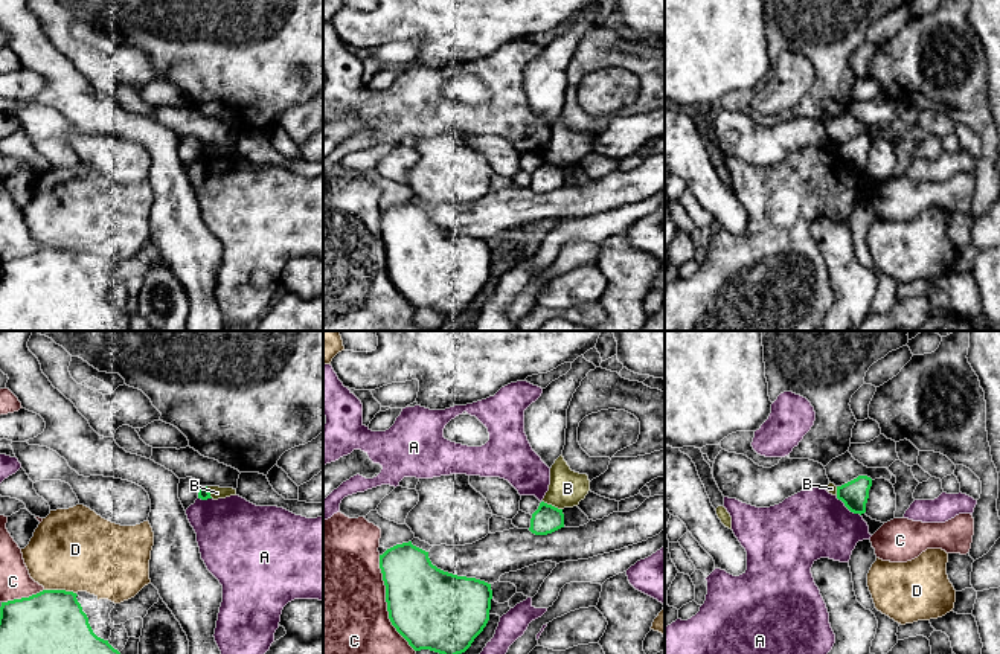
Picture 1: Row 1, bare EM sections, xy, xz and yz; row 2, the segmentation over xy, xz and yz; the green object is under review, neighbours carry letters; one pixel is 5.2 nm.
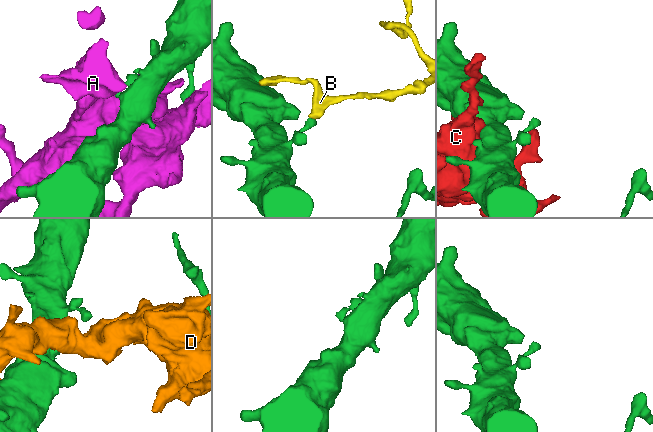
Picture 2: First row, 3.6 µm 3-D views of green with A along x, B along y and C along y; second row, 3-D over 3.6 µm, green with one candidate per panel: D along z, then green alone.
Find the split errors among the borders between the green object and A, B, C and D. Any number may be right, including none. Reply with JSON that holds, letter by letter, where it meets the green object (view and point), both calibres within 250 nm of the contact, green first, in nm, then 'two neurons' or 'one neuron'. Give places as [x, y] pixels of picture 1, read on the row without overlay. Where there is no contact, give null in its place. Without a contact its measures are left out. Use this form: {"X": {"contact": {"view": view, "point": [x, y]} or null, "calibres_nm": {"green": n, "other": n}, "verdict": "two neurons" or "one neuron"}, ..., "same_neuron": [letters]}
{"A": {"contact": {"view": "yz", "point": [848, 166]}, "calibres_nm": {"green": 150, "other": 360}, "verdict": "two neurons"}, "B": {"contact": {"view": "xz", "point": [551, 163]}, "calibres_nm": {"green": 150, "other": 190}, "verdict": "two neurons"}, "C": {"contact": {"view": "xz", "point": [387, 262]}, "calibres_nm": {"green": 420, "other": 480}, "verdict": "two neurons"}, "D": {"contact": {"view": "xy", "point": [60, 249]}, "calibres_nm": {"green": 460, "other": 440}, "verdict": "two neurons"}, "same_neuron": []}

